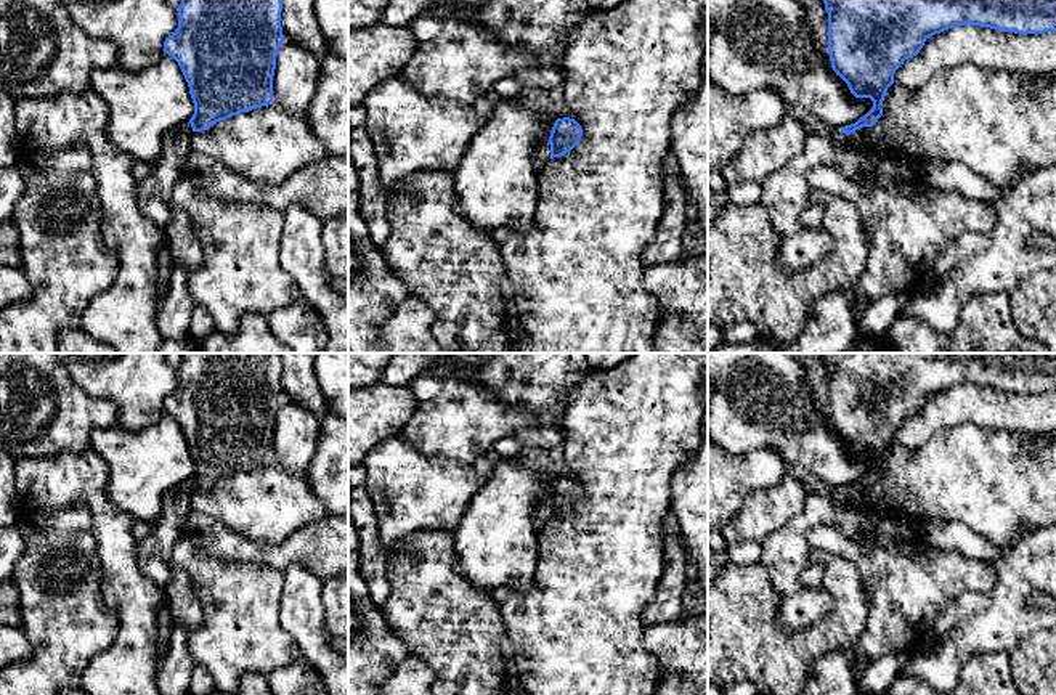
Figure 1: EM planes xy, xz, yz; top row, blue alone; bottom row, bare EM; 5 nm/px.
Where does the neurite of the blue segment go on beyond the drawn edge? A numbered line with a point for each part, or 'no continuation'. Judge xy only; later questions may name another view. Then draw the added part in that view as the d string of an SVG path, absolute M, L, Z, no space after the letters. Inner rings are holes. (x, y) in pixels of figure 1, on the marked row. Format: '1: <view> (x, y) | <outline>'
1: xy (154, 191) | M185 122L169 130L160 143L160 159L152 172L138 183L138 207L159 230L165 233L172 218L169 199L175 183L185 175L185 162L193 151L193 127Z

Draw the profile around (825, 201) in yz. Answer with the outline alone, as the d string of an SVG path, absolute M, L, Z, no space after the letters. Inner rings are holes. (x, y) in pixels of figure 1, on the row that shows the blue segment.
M812 188L810 204L820 209L820 228L830 234L831 249L817 263L786 271L777 263L780 234L761 204L729 201L708 225L708 323L730 326L749 321L761 334L790 343L796 340L814 305L833 291L852 291L868 260L868 239L862 213L847 199Z

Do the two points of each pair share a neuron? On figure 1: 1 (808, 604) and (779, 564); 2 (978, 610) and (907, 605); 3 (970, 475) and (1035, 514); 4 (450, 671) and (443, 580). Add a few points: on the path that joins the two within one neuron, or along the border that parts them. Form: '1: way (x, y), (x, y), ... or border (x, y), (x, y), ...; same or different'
1: way (798, 594), (788, 585), (785, 573); same
2: border (981, 594), (960, 593), (921, 638); different
3: way (986, 477), (1007, 485), (1019, 498); same
4: way (450, 649), (448, 628), (442, 621), (442, 602); same

